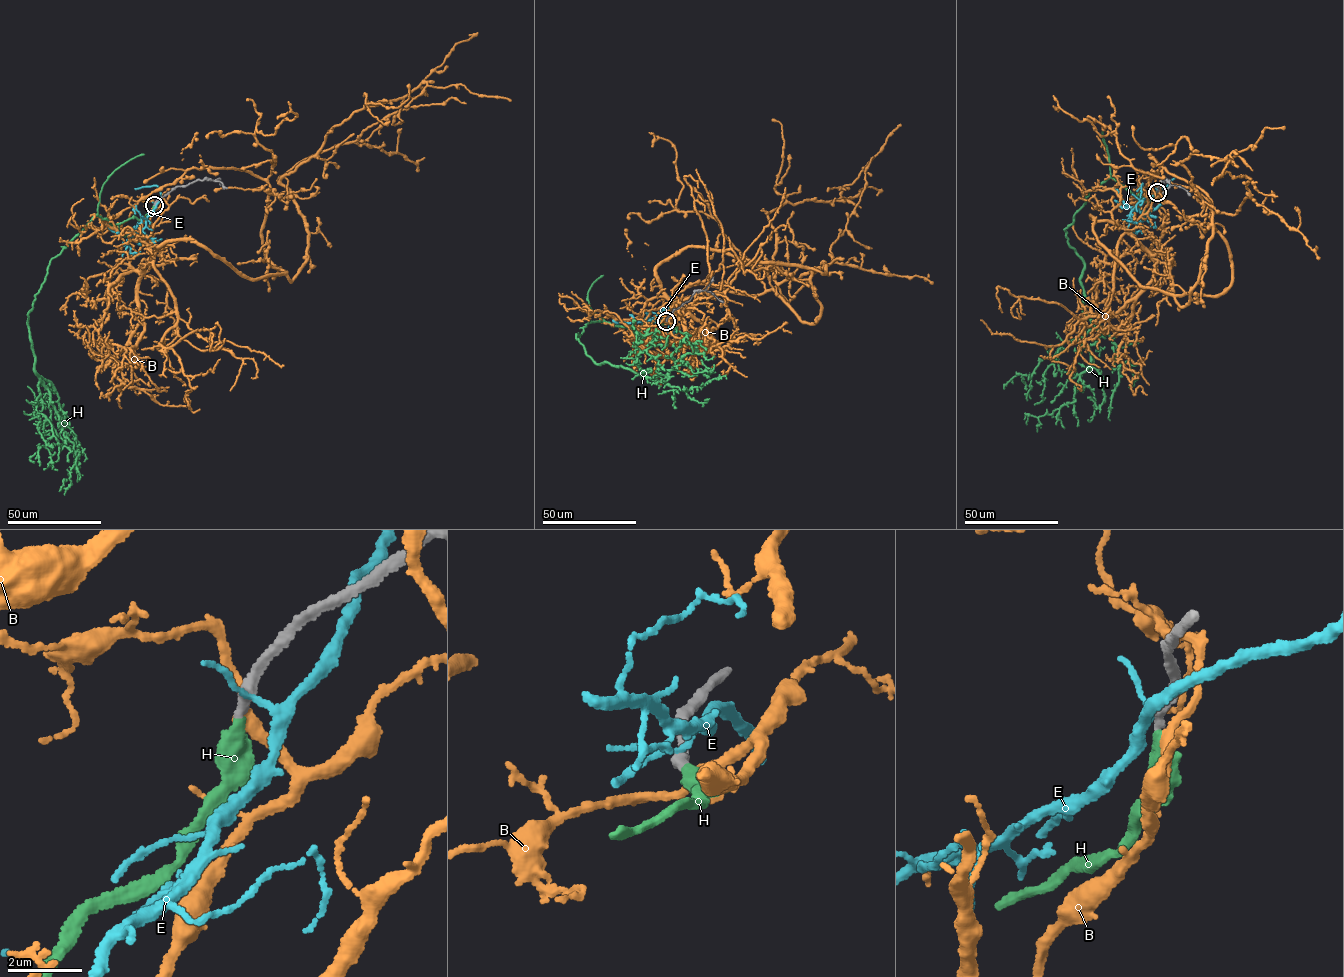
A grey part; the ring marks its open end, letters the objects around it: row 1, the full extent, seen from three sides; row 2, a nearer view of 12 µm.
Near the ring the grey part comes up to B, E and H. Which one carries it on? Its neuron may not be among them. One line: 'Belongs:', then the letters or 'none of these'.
Belongs: H

